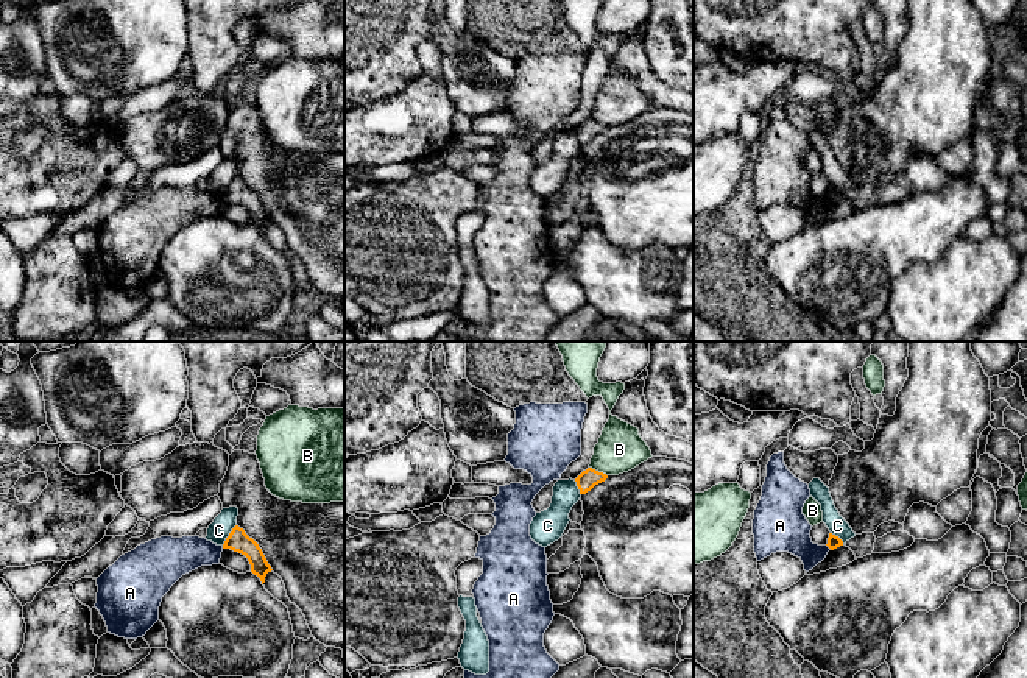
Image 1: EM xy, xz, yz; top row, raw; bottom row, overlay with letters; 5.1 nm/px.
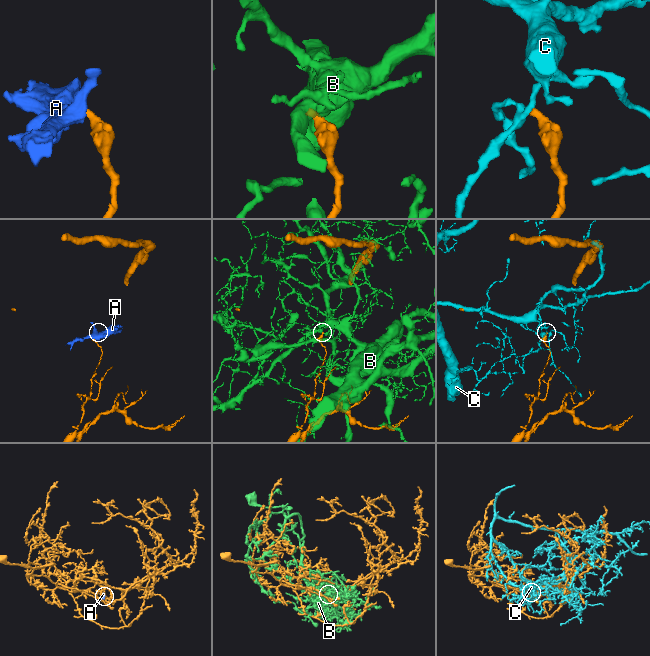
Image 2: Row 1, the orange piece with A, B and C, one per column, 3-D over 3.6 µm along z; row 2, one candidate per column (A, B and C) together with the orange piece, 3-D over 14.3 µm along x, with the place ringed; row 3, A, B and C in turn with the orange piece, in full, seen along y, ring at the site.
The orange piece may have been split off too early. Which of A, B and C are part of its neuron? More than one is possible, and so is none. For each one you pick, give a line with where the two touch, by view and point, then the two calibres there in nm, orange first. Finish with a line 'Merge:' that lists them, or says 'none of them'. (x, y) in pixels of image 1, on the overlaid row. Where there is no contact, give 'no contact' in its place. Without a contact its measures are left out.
Merge: none of them

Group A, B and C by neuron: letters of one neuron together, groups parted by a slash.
A / B / C

